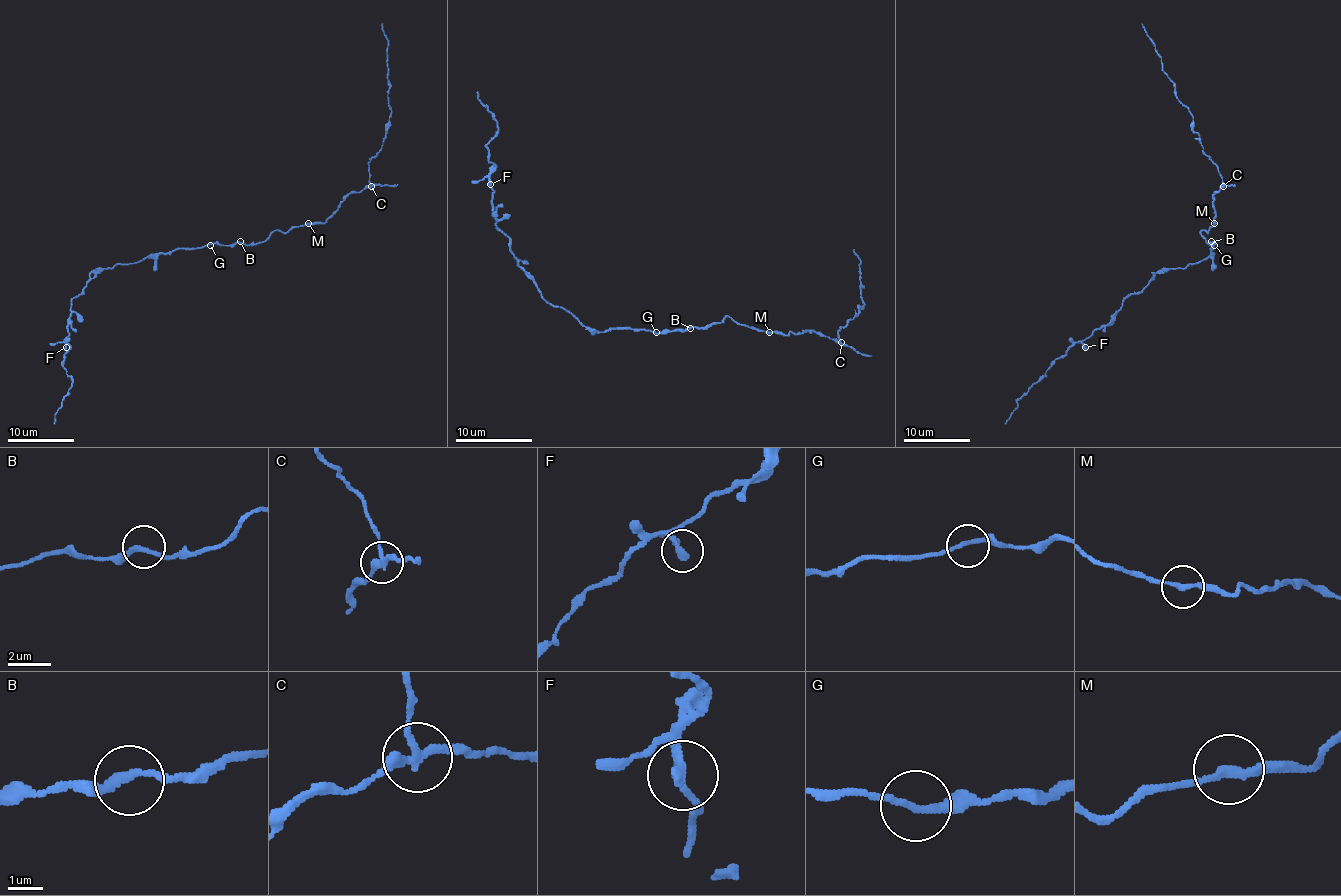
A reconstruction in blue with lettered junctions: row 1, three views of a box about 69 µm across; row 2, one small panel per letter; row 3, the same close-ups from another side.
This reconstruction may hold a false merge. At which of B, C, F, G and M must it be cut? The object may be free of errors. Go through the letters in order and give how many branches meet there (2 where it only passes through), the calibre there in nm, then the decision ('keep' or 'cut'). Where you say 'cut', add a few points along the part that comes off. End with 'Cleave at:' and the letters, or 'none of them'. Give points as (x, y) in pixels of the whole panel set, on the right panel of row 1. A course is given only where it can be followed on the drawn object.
B: branches 2; calibre 200 nm; keep
C: branches 3; calibre 200 nm; cut; course (1222, 186), (1222, 176), (1192, 129), (1191, 111), (1177, 98), (1174, 82), (1162, 69), (1161, 56), (1142, 24)
F: branches 2; calibre 200 nm; keep
G: branches 2; calibre 190 nm; keep
M: branches 2; calibre 220 nm; keep
Cleave at: C

